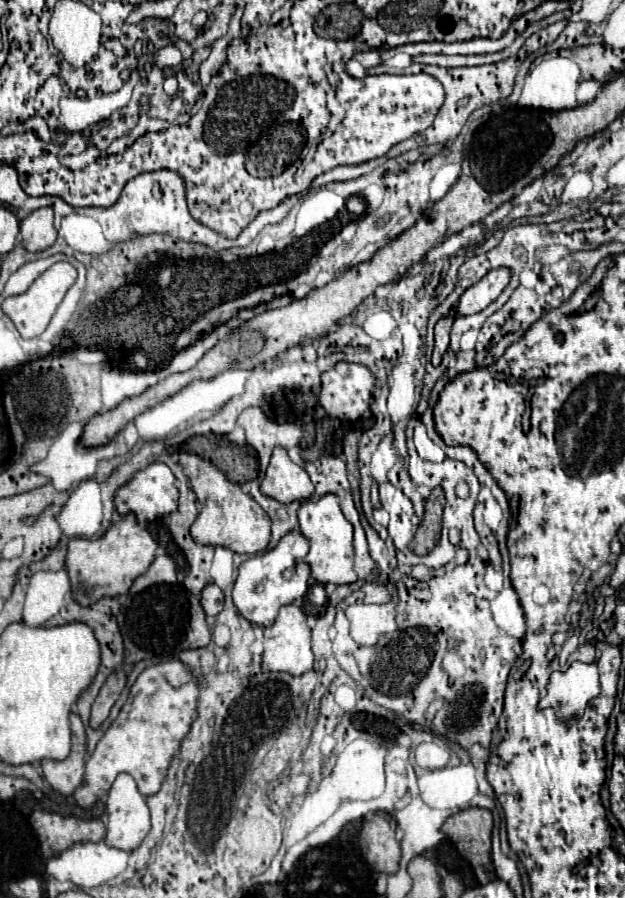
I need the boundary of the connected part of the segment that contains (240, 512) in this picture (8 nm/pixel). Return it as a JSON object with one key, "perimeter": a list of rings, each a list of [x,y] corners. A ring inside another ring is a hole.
{"perimeter":[[[180,453],[180,465],[184,467],[186,477],[190,479],[192,491],[198,497],[200,515],[192,523],[192,539],[200,545],[222,545],[232,549],[234,553],[260,553],[270,543],[270,517],[268,513],[246,493],[242,493],[240,485],[226,479],[226,475],[214,467],[210,461],[194,455]]]}

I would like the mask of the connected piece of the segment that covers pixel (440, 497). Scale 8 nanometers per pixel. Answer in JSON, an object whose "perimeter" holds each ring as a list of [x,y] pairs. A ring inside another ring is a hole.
{"perimeter":[[[442,488],[433,489],[425,503],[422,523],[418,525],[418,531],[412,539],[414,549],[424,549],[424,553],[430,553],[434,549],[434,545],[440,539],[444,505],[445,496]]]}

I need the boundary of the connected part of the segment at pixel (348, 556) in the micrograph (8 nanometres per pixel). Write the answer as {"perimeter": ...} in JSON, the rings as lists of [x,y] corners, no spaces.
{"perimeter":[[[324,495],[318,501],[304,501],[298,509],[298,523],[300,523],[300,533],[310,541],[310,551],[306,555],[306,563],[312,569],[312,577],[326,585],[344,585],[344,583],[354,583],[356,573],[354,573],[354,549],[352,549],[352,525],[346,521],[346,517],[340,511],[338,497],[336,495]]]}

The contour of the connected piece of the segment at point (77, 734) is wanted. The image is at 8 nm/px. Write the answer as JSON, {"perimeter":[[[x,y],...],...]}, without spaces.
{"perimeter":[[[70,713],[72,725],[72,751],[64,761],[42,761],[44,779],[52,785],[54,791],[70,795],[76,787],[82,785],[84,777],[84,755],[86,755],[86,733],[78,713]]]}

